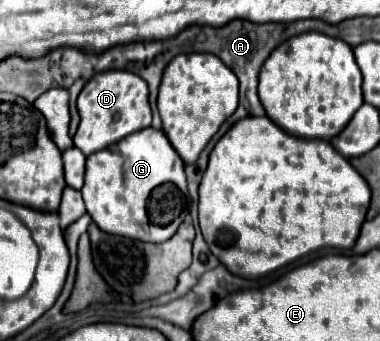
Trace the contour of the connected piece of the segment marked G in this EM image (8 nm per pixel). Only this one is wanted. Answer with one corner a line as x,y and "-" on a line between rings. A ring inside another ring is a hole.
143,128
129,134
127,138
91,154
85,167
81,194
89,216
103,232
143,242
165,242
177,232
179,226
167,224
173,224
187,208
185,162
179,158
163,130
-
155,188
161,188
161,212
157,204
149,206

